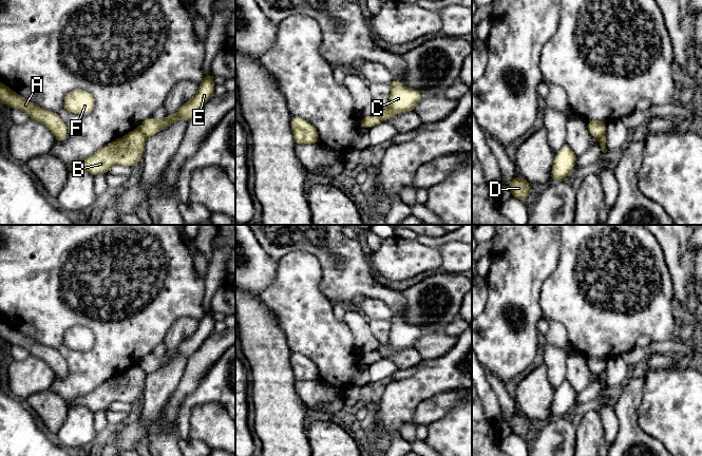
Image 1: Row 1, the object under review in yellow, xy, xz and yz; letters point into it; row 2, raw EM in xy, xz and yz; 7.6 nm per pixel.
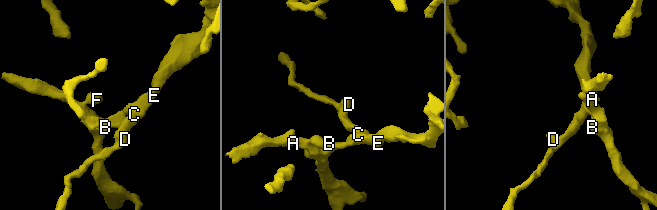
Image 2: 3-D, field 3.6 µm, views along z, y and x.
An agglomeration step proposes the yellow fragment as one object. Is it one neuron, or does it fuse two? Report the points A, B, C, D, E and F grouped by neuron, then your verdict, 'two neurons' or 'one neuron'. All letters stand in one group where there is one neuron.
groups A B F / C D E; two neurons

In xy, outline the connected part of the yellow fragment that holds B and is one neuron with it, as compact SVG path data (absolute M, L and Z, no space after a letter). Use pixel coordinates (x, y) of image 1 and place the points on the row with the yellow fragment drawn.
M137 128L124 137L109 142L82 162L74 163L69 170L86 170L93 176L108 173L114 165L134 168L143 158L147 137Z

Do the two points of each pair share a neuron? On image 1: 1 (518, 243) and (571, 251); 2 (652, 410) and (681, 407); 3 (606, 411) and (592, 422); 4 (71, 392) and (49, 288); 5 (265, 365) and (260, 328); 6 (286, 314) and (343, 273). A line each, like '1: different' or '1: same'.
1: different
2: same
3: different
4: same
5: same
6: different

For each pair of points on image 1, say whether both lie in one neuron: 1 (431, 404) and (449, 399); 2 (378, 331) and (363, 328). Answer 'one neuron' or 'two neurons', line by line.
1: one neuron
2: two neurons

